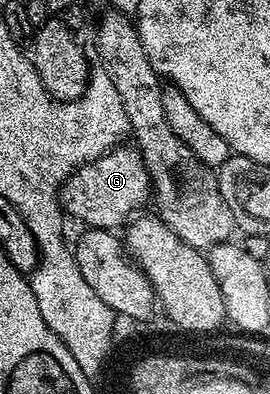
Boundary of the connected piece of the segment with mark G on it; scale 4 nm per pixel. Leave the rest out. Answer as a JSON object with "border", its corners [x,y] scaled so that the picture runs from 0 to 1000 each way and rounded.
{"border":[[[459,365],[400,391],[385,391],[363,406],[304,416],[267,437],[222,470],[215,495],[215,523],[226,536],[237,533],[267,553],[285,553],[296,563],[315,563],[315,576],[344,584],[426,586],[430,574],[456,576],[493,548],[515,546],[533,520],[552,520],[556,495],[563,492],[563,459],[548,454],[548,437],[533,424],[533,409],[515,381],[485,368]]]}

